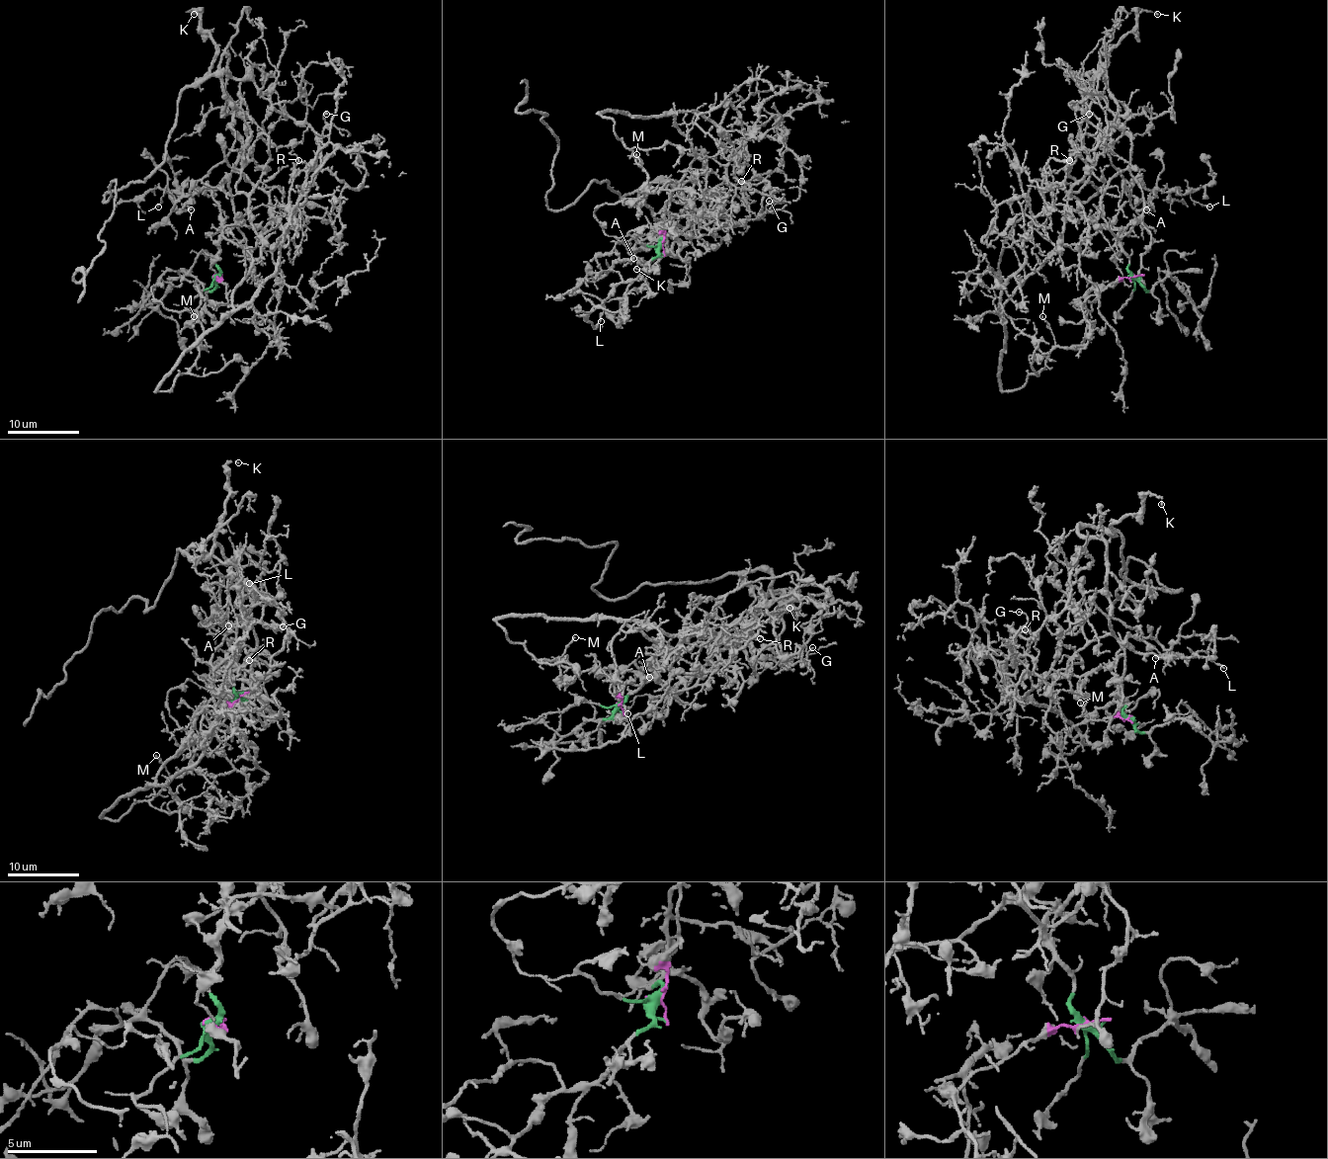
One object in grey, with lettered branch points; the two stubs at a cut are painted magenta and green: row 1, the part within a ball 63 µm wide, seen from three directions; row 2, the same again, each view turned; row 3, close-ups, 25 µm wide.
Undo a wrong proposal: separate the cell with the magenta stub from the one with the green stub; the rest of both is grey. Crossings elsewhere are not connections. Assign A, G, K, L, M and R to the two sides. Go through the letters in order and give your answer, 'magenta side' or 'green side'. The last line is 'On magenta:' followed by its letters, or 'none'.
A: green side
G: green side
K: green side
L: green side
M: magenta side
R: magenta side
On magenta: M, R

